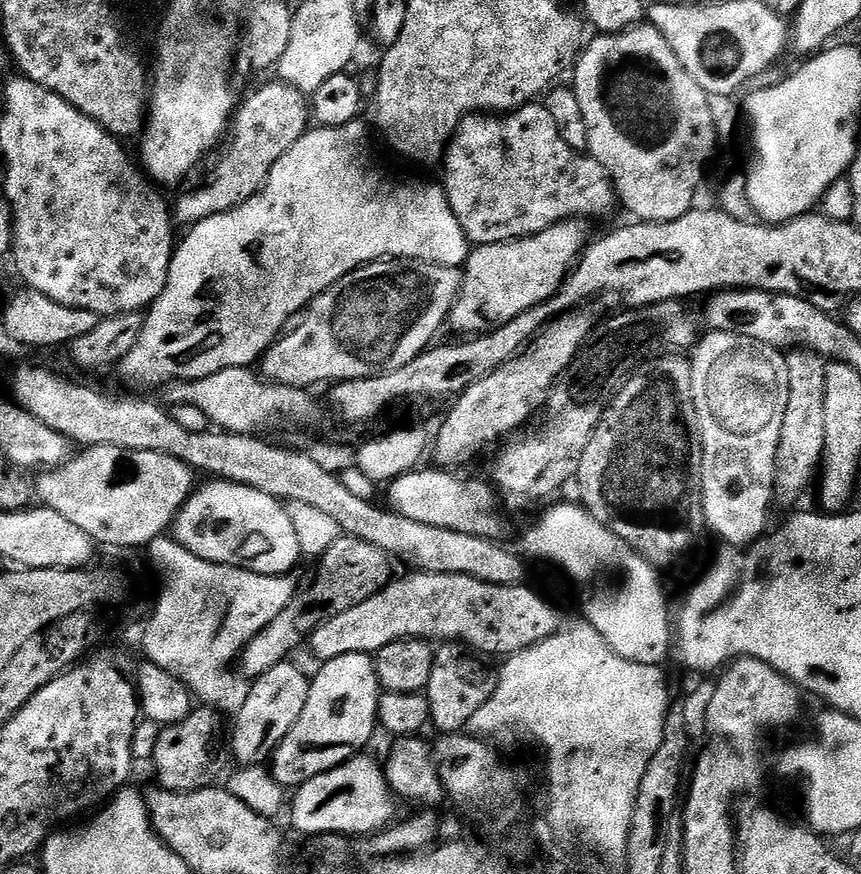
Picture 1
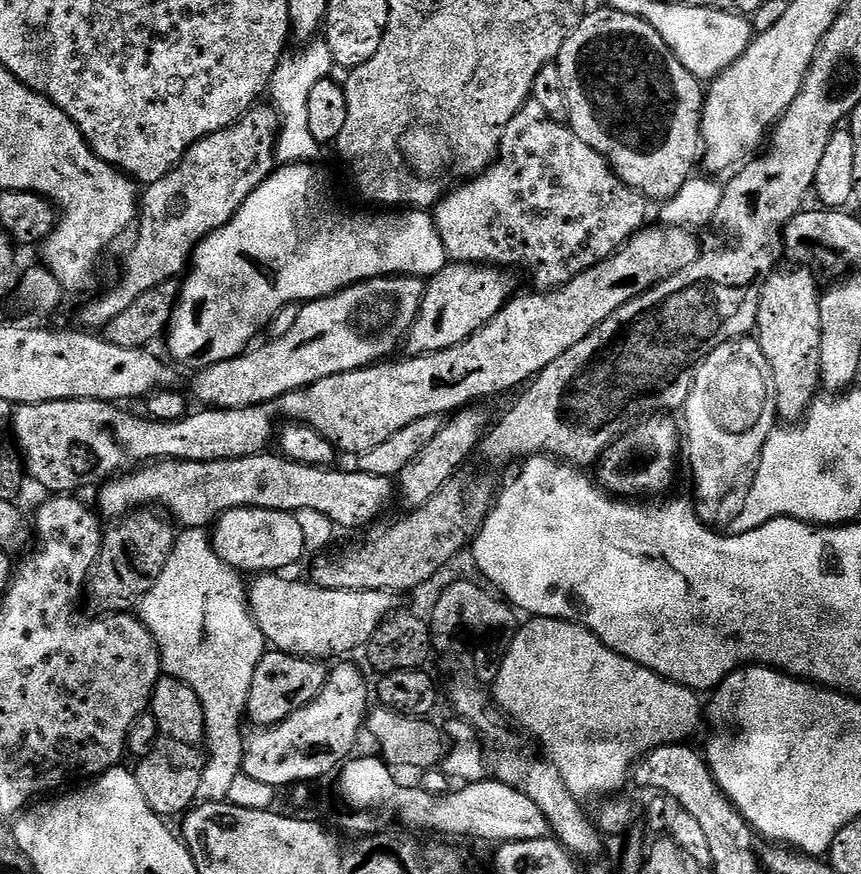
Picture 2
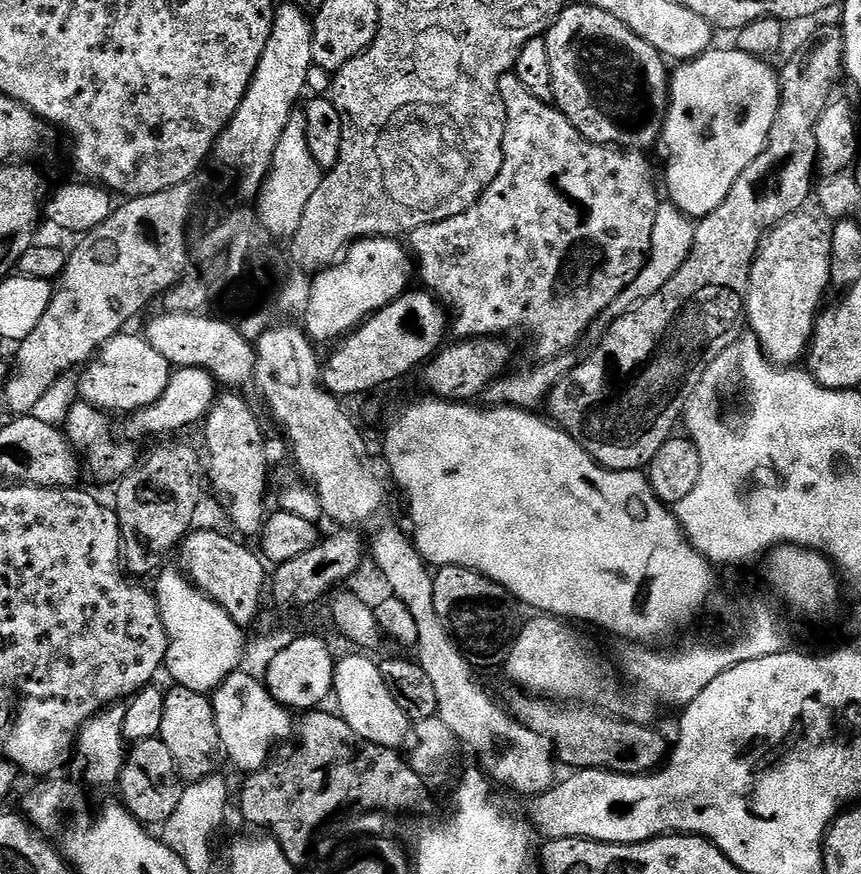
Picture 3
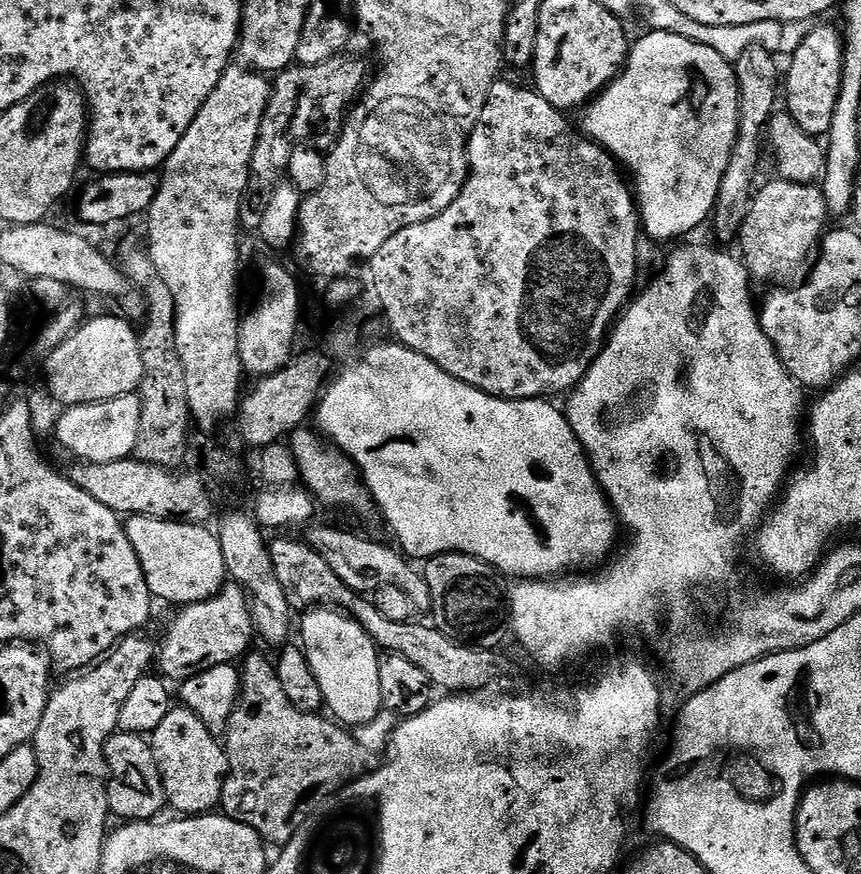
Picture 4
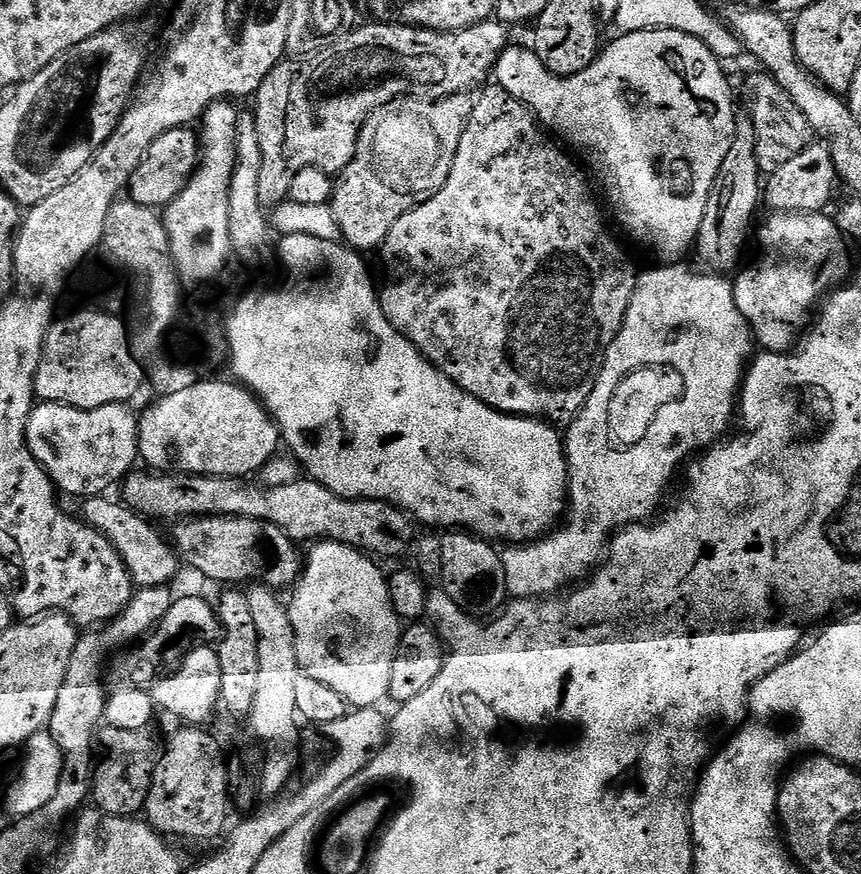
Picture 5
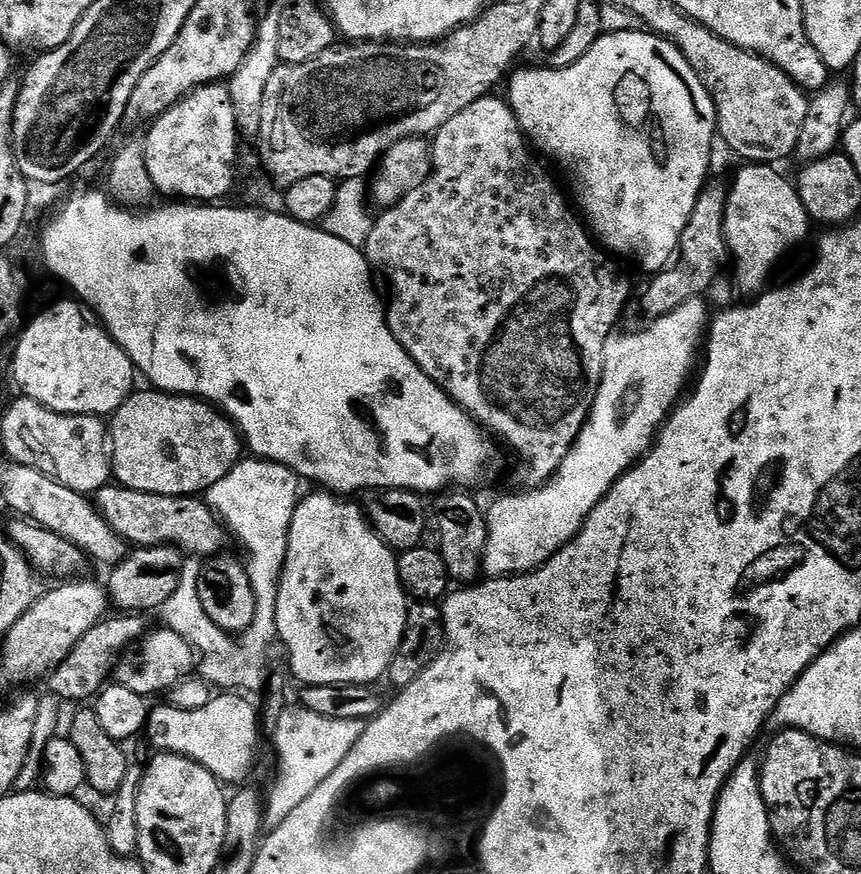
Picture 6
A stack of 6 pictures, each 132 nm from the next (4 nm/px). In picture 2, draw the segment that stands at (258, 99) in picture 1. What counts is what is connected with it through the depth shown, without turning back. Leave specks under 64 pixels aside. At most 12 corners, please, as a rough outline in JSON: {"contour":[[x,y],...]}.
{"contour":[[252,107],[143,189],[104,330],[189,267],[276,171],[281,116]]}

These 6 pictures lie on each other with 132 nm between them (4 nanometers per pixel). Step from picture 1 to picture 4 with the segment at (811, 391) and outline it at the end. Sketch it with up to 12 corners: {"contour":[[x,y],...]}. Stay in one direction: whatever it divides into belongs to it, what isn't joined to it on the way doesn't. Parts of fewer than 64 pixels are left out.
{"contour":[[816,184],[755,189],[739,251],[755,279],[812,273],[829,227]]}

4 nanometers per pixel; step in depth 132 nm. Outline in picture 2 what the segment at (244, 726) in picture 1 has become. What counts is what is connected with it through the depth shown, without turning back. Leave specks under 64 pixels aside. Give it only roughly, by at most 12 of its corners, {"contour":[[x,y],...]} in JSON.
{"contour":[[265,651],[250,682],[247,719],[262,728],[305,708],[329,669]]}

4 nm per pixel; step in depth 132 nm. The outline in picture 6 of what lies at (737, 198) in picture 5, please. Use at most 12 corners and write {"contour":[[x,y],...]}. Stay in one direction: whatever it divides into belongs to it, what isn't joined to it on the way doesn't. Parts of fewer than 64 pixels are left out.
{"contour":[[709,179],[674,263],[651,277],[648,318],[703,297],[730,260],[729,185]]}

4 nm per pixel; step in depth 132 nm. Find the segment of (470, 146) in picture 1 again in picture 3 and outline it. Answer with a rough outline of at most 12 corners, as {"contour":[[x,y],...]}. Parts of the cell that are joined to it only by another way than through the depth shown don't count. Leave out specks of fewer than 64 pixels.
{"contour":[[507,72],[502,159],[410,234],[456,338],[563,356],[648,261],[640,150]]}

